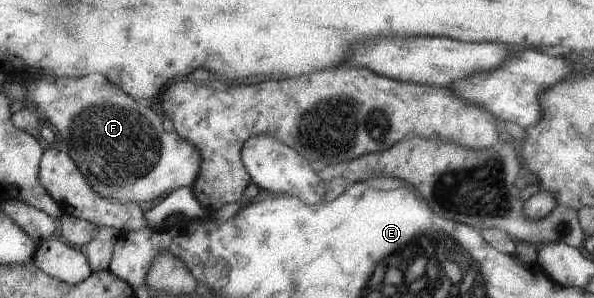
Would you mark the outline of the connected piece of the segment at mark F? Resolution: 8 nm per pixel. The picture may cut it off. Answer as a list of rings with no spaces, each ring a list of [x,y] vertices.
[[[92,74],[78,80],[40,75],[36,79],[28,79],[25,90],[26,97],[35,103],[46,122],[50,122],[60,134],[60,144],[64,142],[64,146],[68,148],[68,156],[78,172],[102,198],[120,204],[144,204],[164,192],[172,192],[182,186],[190,187],[194,182],[203,155],[190,142],[178,138],[176,132],[164,132],[162,120],[146,104],[136,104],[118,86],[110,84],[102,74]]]

